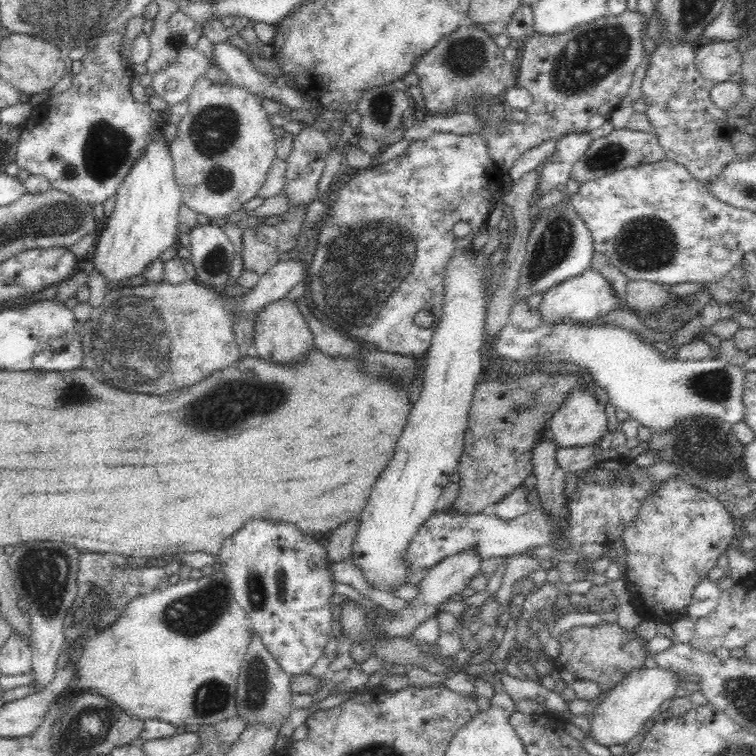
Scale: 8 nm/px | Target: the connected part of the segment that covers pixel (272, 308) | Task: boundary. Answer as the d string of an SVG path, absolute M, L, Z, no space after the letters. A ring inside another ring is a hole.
M286 297L275 301L264 306L256 315L253 345L260 358L278 364L290 364L292 360L300 360L300 356L307 356L312 349L316 349L316 346L306 318L300 313L295 302Z

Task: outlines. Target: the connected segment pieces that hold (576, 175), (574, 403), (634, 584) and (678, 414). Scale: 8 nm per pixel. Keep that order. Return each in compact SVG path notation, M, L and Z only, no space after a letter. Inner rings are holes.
M614 129L606 136L592 139L588 150L574 163L571 178L578 183L595 180L606 174L636 167L640 164L658 162L665 158L665 152L654 133L637 130Z
M592 388L574 389L554 411L548 430L559 448L596 446L608 431L607 418Z
M682 476L659 483L642 502L631 529L621 536L626 549L623 578L629 592L629 601L641 618L669 624L686 615L694 587L717 566L716 561L725 554L726 547L731 542L737 542L738 527L736 518L713 494L696 488Z
M518 299L518 304L512 306L508 323L488 344L489 351L494 351L499 358L510 358L520 362L530 362L530 358L541 356L545 363L573 362L576 366L588 370L595 383L606 390L608 398L612 400L617 410L628 412L629 418L634 418L642 426L651 430L668 430L670 426L684 422L684 420L699 420L711 418L718 422L735 425L743 420L746 409L742 399L745 386L745 371L742 367L710 356L702 360L682 360L675 357L664 358L652 343L644 343L638 339L634 331L621 328L614 324L594 324L566 320L566 322L548 325L540 315L539 310L530 310L526 299Z

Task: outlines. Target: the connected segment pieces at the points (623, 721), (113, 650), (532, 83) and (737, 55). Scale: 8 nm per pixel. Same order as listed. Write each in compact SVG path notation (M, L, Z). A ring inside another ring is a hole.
M652 664L628 674L616 687L610 690L600 706L591 709L593 715L590 720L593 740L608 748L615 744L625 745L630 739L642 733L642 727L653 715L666 707L670 700L676 697L679 688L679 676L671 670L655 667Z
M213 570L210 575L201 576L198 579L178 581L176 584L166 584L148 594L133 598L123 610L122 616L108 626L106 630L93 633L86 641L86 646L80 661L75 668L78 671L78 688L84 693L100 694L110 699L118 708L131 718L146 721L148 719L164 720L174 727L181 725L216 725L222 720L235 716L238 712L236 702L237 678L241 670L243 659L247 654L248 640L252 634L251 620L245 614L245 610L237 603L230 588L230 581L221 570Z
M628 10L575 26L564 34L540 35L535 32L523 39L522 62L512 83L528 89L533 101L526 110L527 119L521 123L508 120L504 126L486 126L478 115L462 108L419 117L405 130L403 138L412 142L426 140L434 132L456 135L481 132L486 139L489 157L498 164L500 171L507 174L524 152L550 139L556 140L566 132L586 132L592 116L610 118L628 94L634 70L644 60L642 20L644 17L638 11Z
M704 41L695 49L694 62L706 80L724 82L740 71L742 55L734 42Z

